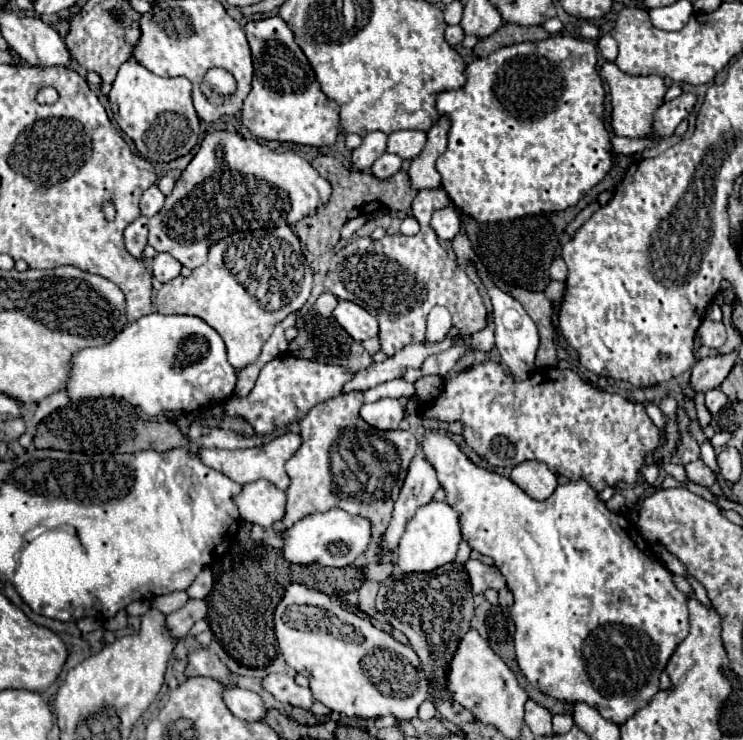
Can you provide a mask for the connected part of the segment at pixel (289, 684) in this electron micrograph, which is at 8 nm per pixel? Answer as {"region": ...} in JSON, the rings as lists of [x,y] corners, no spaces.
{"region":[[[280,673],[266,675],[262,679],[262,687],[268,693],[272,693],[276,697],[276,701],[280,701],[280,703],[288,703],[288,705],[302,707],[302,709],[310,709],[310,705],[314,703],[310,689],[296,685],[290,675],[280,675]]]}

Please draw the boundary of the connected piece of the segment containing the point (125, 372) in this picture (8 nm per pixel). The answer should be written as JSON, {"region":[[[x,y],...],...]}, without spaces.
{"region":[[[150,313],[130,323],[104,347],[88,347],[72,357],[72,373],[66,391],[72,401],[86,397],[120,397],[140,407],[148,417],[160,415],[164,409],[200,409],[212,401],[226,401],[236,385],[236,371],[226,359],[222,337],[200,317],[192,315],[162,315]]]}

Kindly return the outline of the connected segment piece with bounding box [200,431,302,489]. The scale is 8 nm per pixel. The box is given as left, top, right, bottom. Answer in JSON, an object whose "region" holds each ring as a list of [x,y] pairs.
{"region":[[[286,431],[284,435],[278,435],[274,439],[270,439],[268,443],[260,445],[260,447],[248,447],[248,449],[202,449],[200,451],[200,459],[202,463],[206,463],[208,467],[224,473],[226,477],[230,477],[232,481],[246,485],[250,481],[258,481],[258,479],[266,479],[270,483],[274,483],[278,489],[286,489],[290,485],[290,479],[284,471],[284,463],[298,451],[298,447],[302,445],[302,439],[296,431]]]}

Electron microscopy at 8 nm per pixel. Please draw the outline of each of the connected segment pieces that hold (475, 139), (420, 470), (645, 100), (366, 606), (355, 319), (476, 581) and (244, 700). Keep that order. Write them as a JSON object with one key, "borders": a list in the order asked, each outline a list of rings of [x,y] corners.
{"borders":[[[[552,35],[544,41],[532,41],[532,43],[516,43],[502,47],[488,55],[486,59],[476,59],[466,67],[466,85],[456,91],[444,91],[438,95],[438,111],[450,115],[452,127],[448,133],[448,149],[438,157],[438,173],[442,175],[442,187],[448,193],[448,197],[454,201],[454,205],[466,213],[468,217],[476,219],[478,223],[496,223],[496,221],[512,221],[518,217],[534,215],[534,213],[548,213],[548,211],[562,211],[570,205],[576,205],[594,185],[600,181],[612,165],[612,145],[610,135],[604,125],[602,113],[604,113],[604,87],[600,81],[600,75],[596,71],[598,53],[592,41],[588,39],[576,39],[568,35]]],[[[418,453],[410,467],[408,467],[408,475],[406,475],[406,481],[402,485],[402,491],[400,491],[400,497],[394,505],[394,511],[392,511],[392,519],[384,531],[384,535],[380,537],[380,543],[378,543],[378,553],[376,557],[382,559],[384,551],[396,551],[398,549],[398,543],[400,543],[400,537],[404,533],[404,527],[408,525],[408,521],[414,517],[414,513],[432,501],[434,493],[440,489],[440,483],[436,479],[436,471],[434,467],[424,459],[422,453]]],[[[604,63],[600,67],[602,79],[610,87],[610,103],[612,103],[612,117],[610,117],[610,127],[616,135],[624,137],[642,137],[652,131],[652,113],[658,109],[664,101],[666,85],[664,79],[658,75],[648,75],[648,77],[632,77],[622,73],[614,63]]],[[[364,581],[362,587],[358,589],[358,599],[360,599],[358,607],[368,615],[372,615],[372,611],[374,611],[376,593],[378,593],[378,583],[374,583],[374,581]]],[[[338,301],[332,315],[358,343],[378,335],[378,319],[352,301]]],[[[470,559],[466,563],[466,571],[470,575],[470,583],[472,583],[474,593],[484,593],[486,589],[499,591],[502,587],[506,587],[504,575],[500,575],[500,571],[496,571],[496,567],[492,567],[492,565],[484,565],[482,561]]],[[[242,687],[224,689],[224,703],[242,721],[264,721],[266,705],[262,703],[260,695]]]]}

